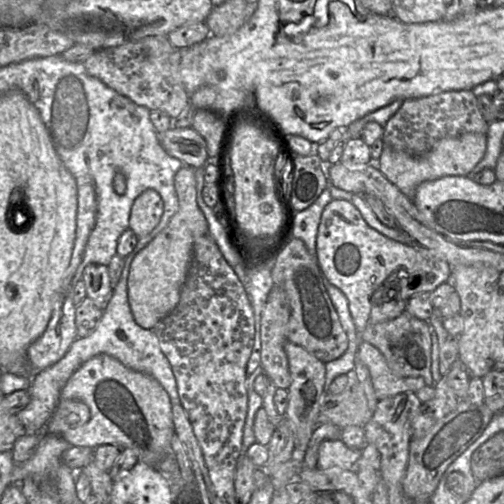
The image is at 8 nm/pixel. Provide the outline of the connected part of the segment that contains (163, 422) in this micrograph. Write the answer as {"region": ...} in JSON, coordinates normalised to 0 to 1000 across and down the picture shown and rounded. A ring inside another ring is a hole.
{"region":[[[198,702],[163,722],[123,770],[117,798],[125,794],[155,794],[169,800],[181,821],[171,841],[137,851],[123,863],[141,885],[190,891],[200,883],[218,881],[260,889],[270,895],[276,913],[300,927],[310,927],[317,913],[341,901],[339,873],[347,849],[335,782],[310,752],[254,730],[222,706]]]}

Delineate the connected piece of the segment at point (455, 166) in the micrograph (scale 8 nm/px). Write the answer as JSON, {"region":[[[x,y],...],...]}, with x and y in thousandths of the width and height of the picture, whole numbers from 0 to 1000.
{"region":[[[938,262],[879,274],[849,304],[827,312],[784,300],[762,284],[754,312],[754,339],[800,385],[819,397],[827,371],[843,359],[865,357],[883,349],[929,349],[962,308],[964,292],[966,266]]]}

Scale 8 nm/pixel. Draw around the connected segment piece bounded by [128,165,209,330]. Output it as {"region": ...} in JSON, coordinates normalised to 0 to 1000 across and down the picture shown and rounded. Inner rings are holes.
{"region":[[[365,327],[345,351],[355,411],[329,452],[264,514],[254,548],[254,597],[274,645],[304,655],[353,605],[387,480],[415,466],[411,438],[389,397],[387,337]]]}

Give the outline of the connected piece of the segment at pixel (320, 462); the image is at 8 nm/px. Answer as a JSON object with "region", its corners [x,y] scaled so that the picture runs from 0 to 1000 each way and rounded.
{"region":[[[679,873],[645,875],[631,893],[629,929],[704,931],[720,891],[696,891]]]}

